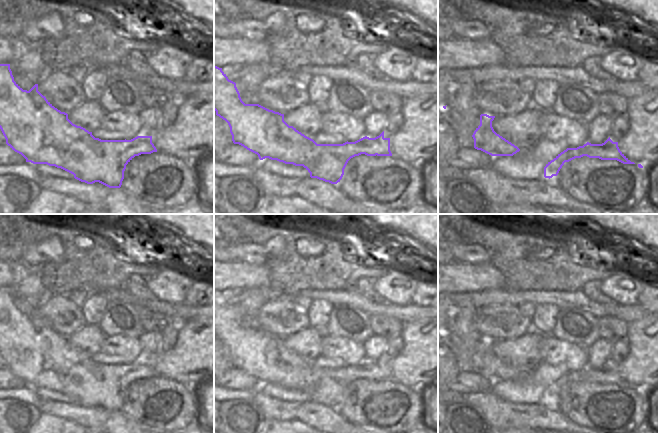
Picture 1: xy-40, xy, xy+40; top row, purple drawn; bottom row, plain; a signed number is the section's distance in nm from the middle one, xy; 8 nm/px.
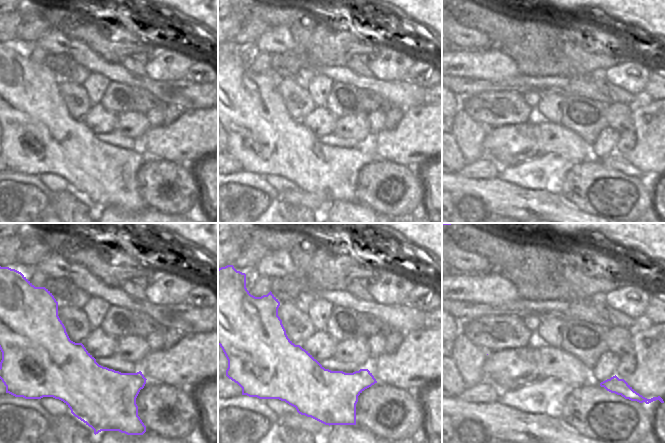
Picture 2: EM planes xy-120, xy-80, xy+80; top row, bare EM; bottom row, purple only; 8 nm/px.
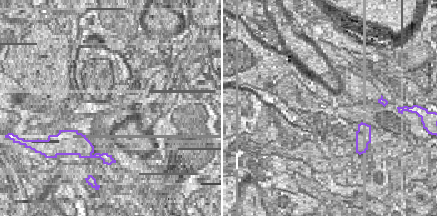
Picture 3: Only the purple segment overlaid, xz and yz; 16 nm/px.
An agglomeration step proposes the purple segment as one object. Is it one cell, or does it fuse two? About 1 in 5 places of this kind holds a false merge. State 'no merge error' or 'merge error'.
merge error

